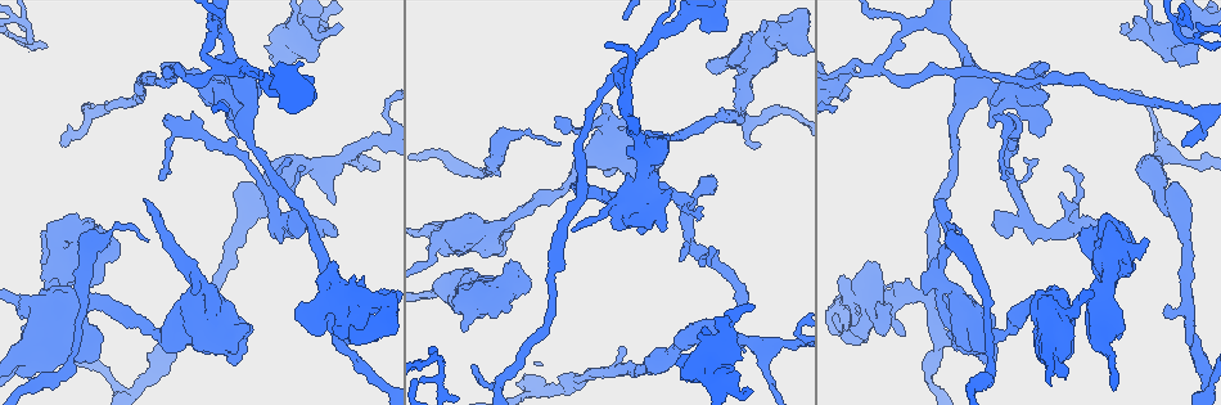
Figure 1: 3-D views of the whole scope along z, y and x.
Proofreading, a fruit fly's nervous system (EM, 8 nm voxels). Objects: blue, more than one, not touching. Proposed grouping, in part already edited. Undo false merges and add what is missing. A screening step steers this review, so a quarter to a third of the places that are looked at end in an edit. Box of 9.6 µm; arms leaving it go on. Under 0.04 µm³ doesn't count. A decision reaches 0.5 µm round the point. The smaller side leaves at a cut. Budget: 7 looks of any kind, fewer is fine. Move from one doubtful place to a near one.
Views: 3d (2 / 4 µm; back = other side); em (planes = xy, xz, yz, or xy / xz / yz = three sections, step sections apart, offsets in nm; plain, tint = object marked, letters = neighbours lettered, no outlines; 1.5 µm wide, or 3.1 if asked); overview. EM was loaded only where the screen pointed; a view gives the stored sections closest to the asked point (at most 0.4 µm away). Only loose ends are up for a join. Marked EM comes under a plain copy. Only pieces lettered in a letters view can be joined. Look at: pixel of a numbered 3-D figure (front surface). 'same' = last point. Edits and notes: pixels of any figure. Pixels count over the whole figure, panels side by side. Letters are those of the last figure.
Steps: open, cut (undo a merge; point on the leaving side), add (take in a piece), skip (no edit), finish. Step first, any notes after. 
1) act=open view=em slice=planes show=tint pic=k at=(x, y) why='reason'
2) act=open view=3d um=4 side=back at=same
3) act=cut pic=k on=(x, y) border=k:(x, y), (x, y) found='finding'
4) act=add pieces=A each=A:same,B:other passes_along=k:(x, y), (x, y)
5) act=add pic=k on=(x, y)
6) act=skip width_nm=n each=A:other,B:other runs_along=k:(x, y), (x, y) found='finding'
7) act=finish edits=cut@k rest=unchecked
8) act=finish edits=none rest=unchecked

act=open view=3d um=4 pic=1 at=(931, 294) why='three arms meet'

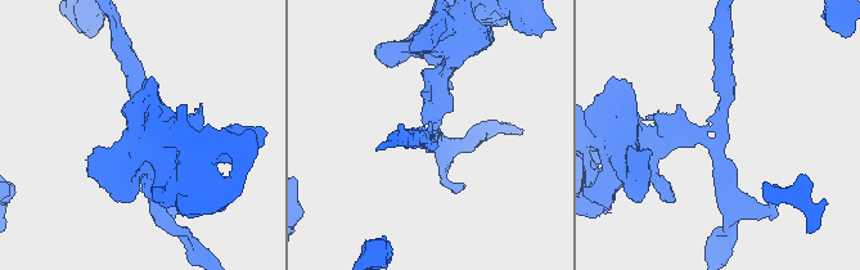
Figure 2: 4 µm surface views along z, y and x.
act=open view=em slice=xz step=4 show=tint pic=2 at=(717, 127) arms=3 arm_widths_nm=170,220,220

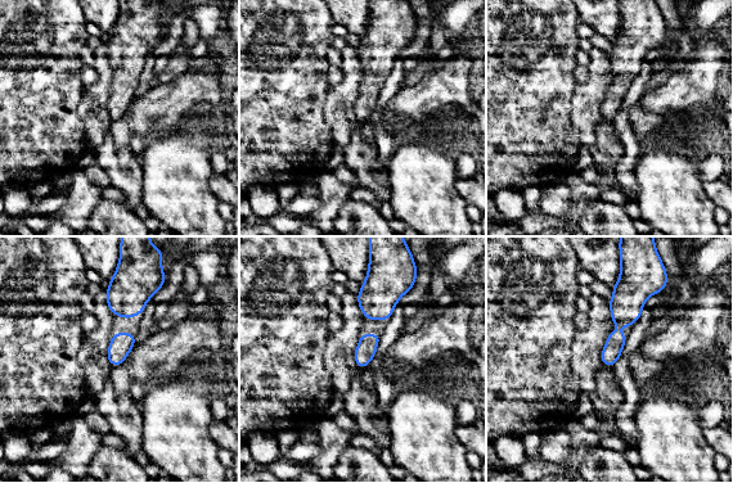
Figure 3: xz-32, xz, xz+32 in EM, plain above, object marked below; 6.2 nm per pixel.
act=open view=em slice=planes show=letters at=same

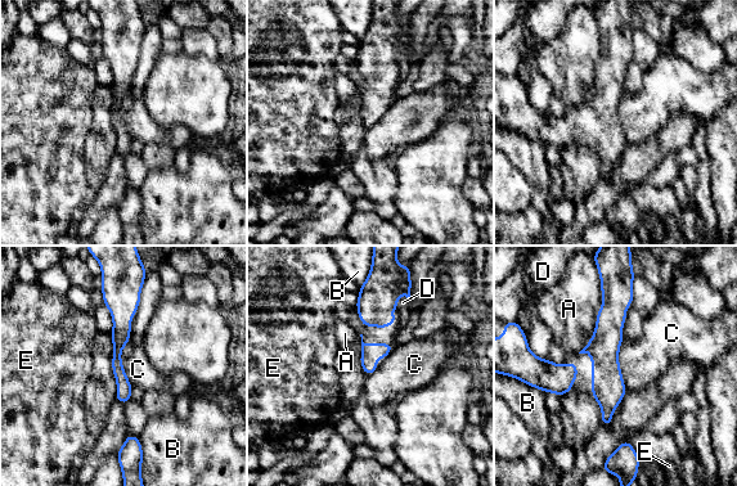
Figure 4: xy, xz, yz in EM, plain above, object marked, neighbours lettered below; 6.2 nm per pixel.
act=skip each=A:other,B:other,C:other,D:other,E:other border=4:(601, 280), (594, 333), (578, 352) found='continuous, no second cell'

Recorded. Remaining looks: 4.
act=open view=em slice=yz step=4 show=tint pic=1 at=(845, 77)

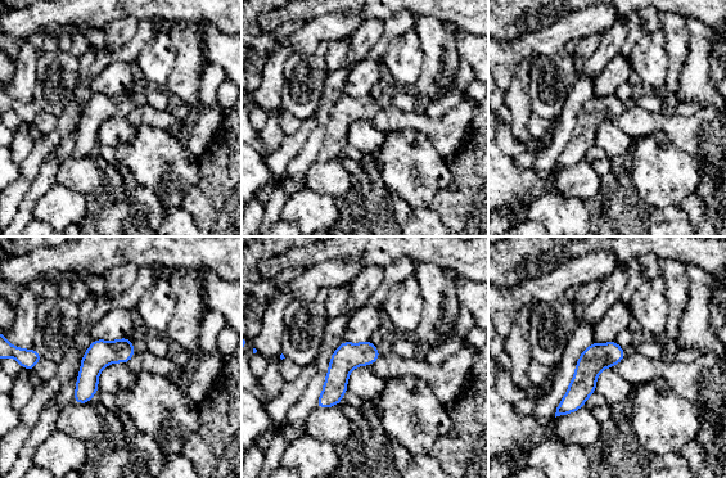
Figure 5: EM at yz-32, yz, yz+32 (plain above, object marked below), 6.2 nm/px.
act=open view=em slice=planes show=tint at=same why='another direction'

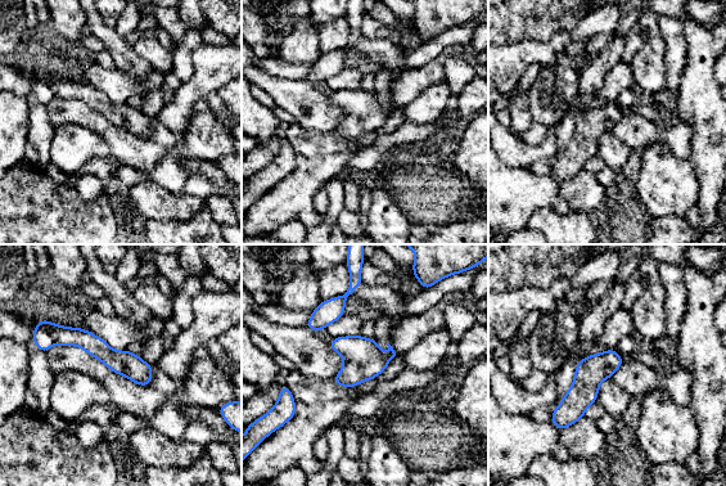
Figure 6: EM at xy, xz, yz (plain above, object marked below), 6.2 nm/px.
act=open view=em slice=planes show=letters at=same why='see the neighbours'

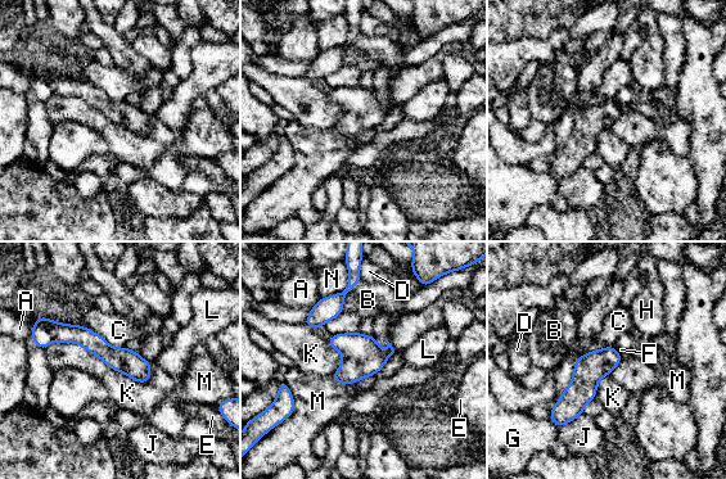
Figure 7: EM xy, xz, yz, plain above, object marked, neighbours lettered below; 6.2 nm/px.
act=cut pic=7 on=(40, 334) each=A:other,B:other,C:other,D:other,E:other,F:other,G:other,H:other,J:other,K:other,L:other,M:other,N:other border=7:(48, 330), (54, 339) found='a second cell is stuck on'

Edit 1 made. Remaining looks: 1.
act=open view=em slice=planes show=letters pic=1 at=(751, 308) why='an open end'

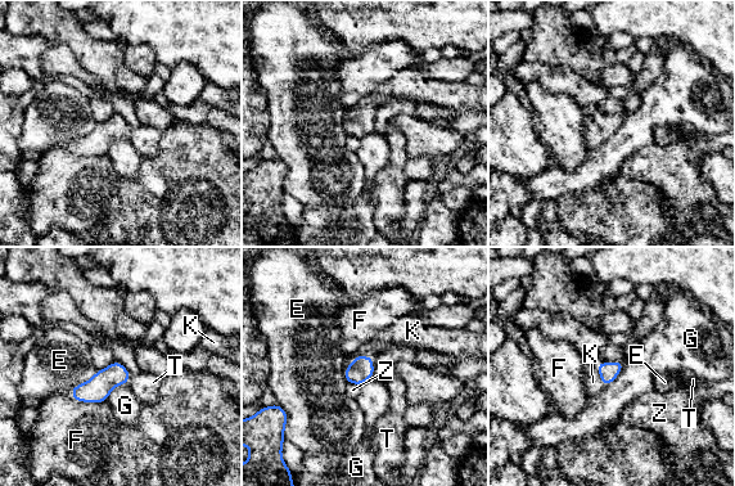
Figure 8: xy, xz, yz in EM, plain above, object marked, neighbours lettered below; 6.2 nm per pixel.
act=add pieces=K each=E:other,F:other,G:other,K:same,T:other,Z:other found='it goes on there'

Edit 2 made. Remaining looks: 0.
act=finish edits=cut@7,add@8 rest=unchecked

